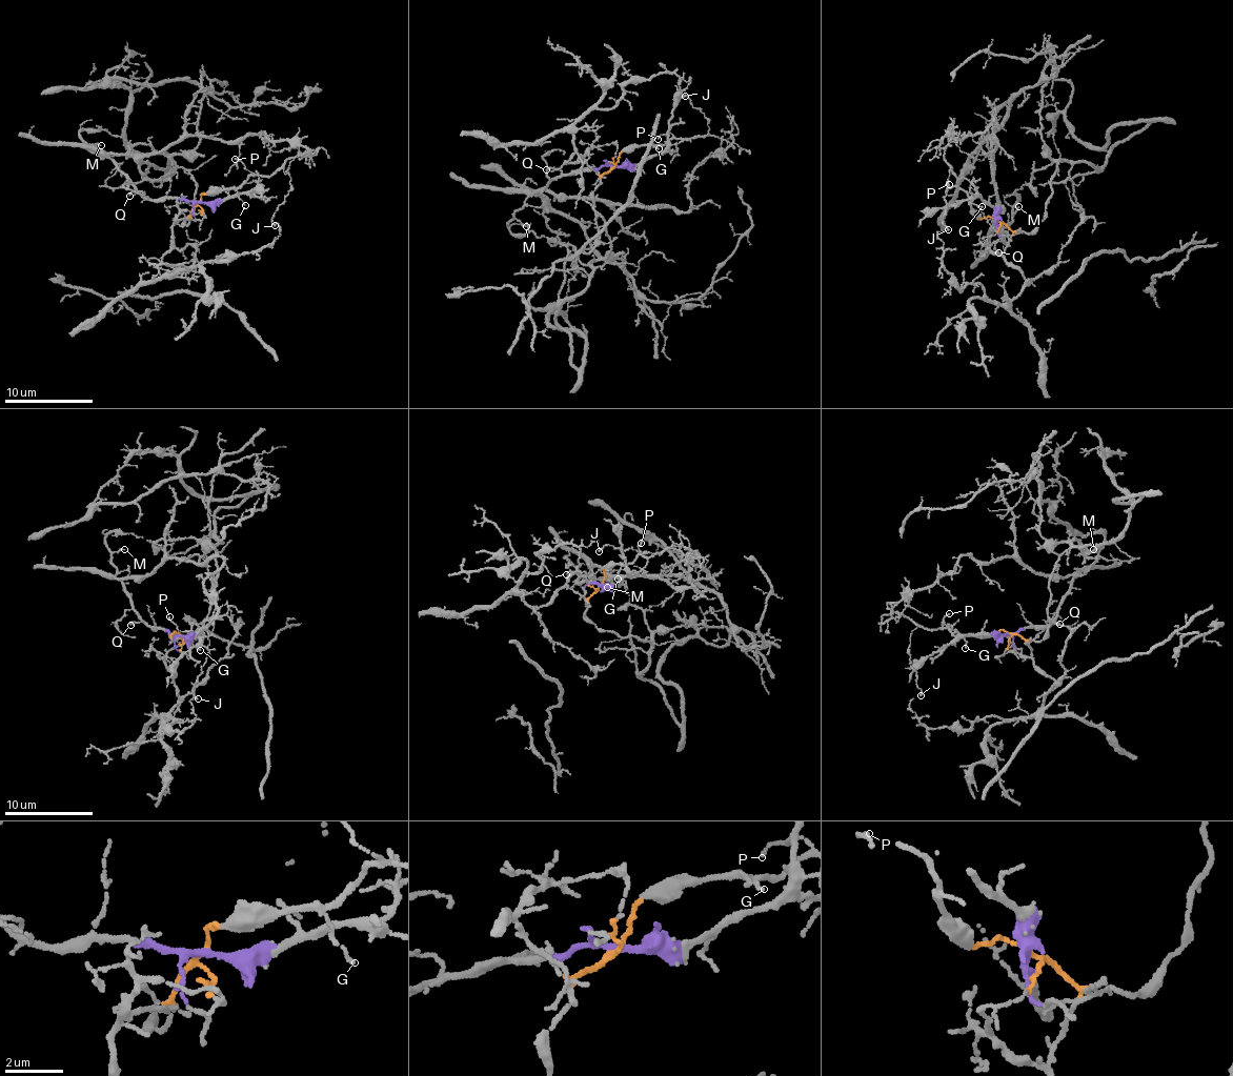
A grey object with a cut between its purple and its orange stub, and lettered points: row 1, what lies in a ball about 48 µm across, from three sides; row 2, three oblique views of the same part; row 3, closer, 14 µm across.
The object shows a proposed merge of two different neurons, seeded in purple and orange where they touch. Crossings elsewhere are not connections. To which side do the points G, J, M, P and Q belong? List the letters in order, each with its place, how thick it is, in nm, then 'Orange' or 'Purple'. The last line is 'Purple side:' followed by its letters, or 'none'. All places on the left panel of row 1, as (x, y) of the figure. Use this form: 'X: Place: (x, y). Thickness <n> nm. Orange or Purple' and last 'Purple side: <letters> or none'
G: Place: (245, 205). Thickness 100 nm. Orange
J: Place: (275, 225). Thickness 130 nm. Orange
M: Place: (101, 145). Thickness 130 nm. Purple
P: Place: (235, 159). Thickness 90 nm. Orange
Q: Place: (129, 196). Thickness 120 nm. Purple
Purple side: M, Q

